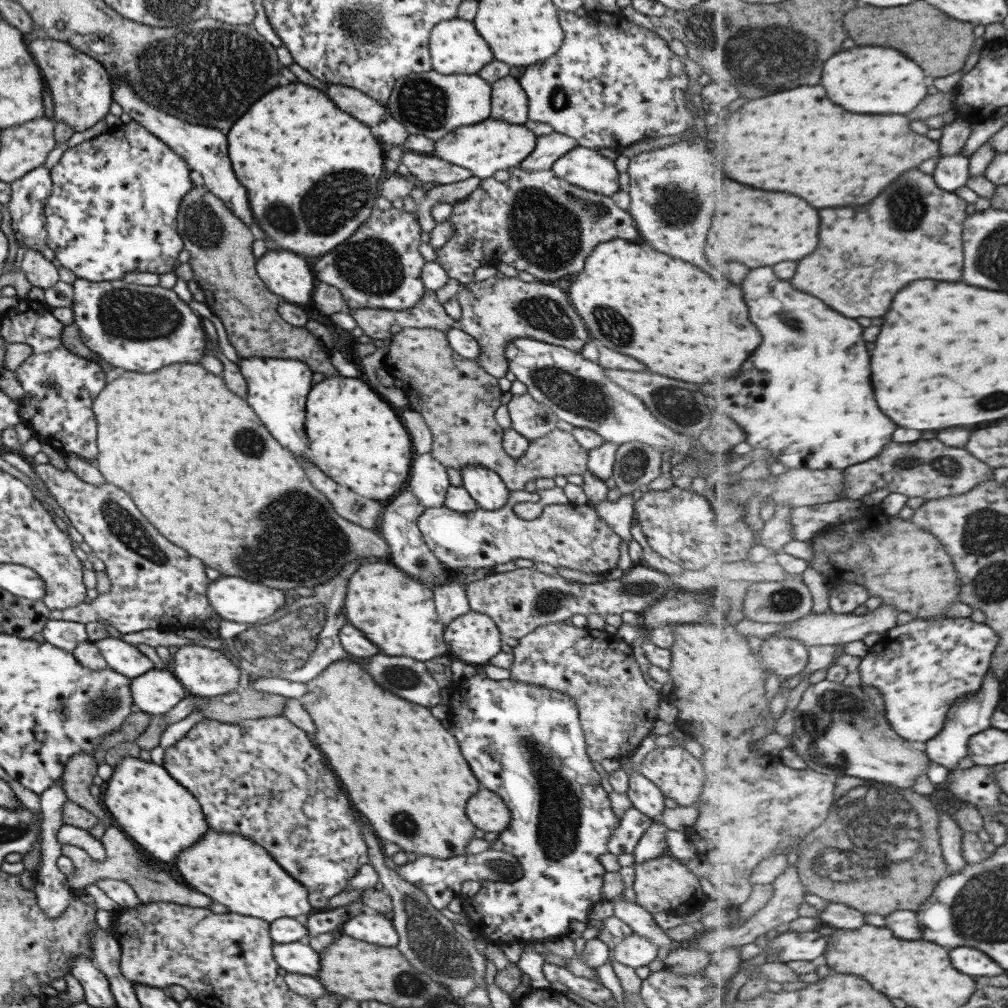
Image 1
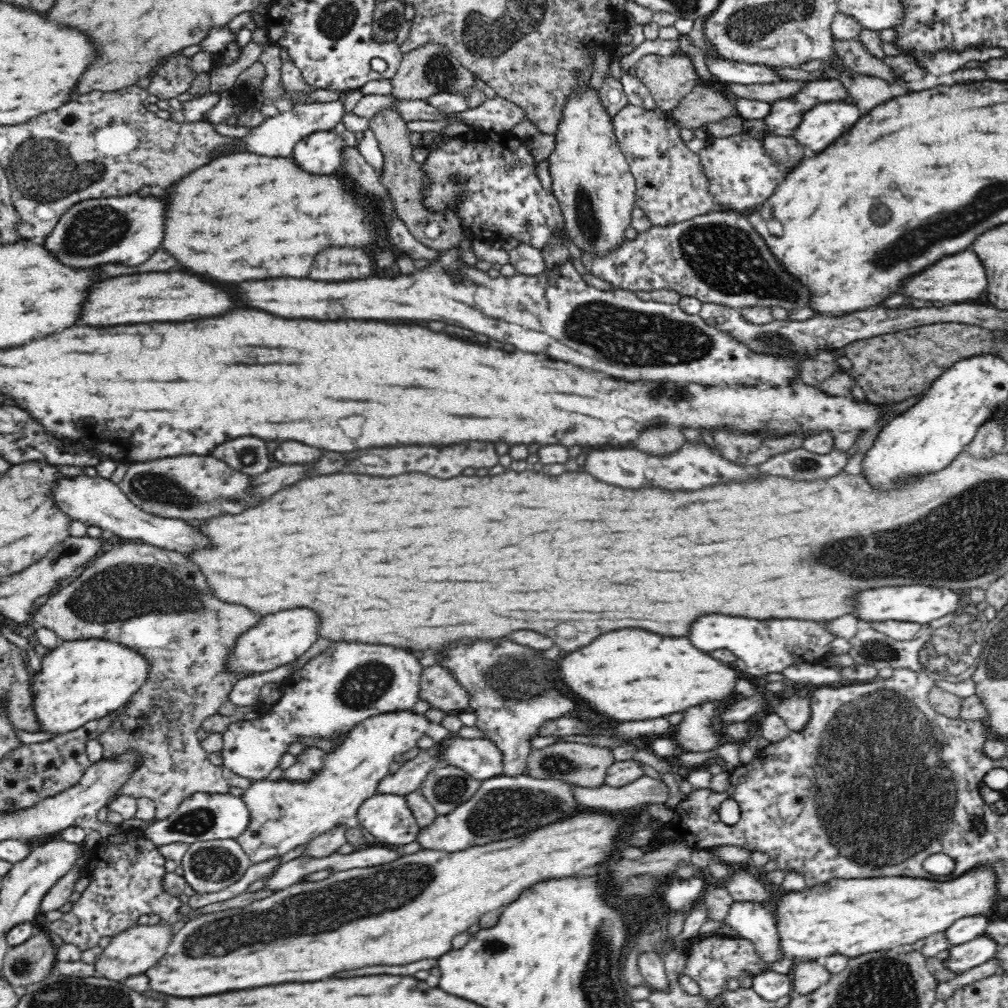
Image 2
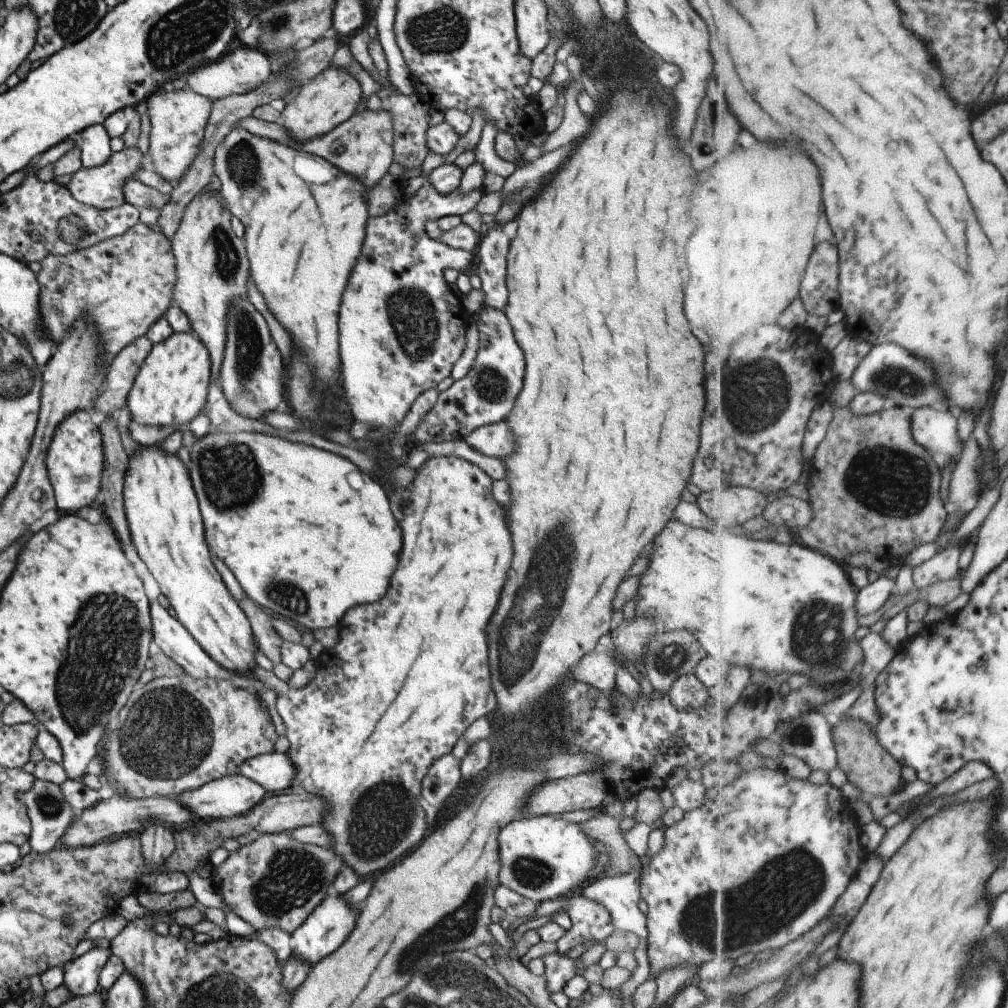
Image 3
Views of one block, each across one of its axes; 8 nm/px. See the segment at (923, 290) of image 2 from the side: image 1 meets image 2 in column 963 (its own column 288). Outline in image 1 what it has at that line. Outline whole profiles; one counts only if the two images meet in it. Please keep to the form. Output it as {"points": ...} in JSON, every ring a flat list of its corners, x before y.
{"points":[[269,250,256,259,256,275,265,288,281,298,282,302,304,306,314,289,314,275,307,262,295,253]]}

